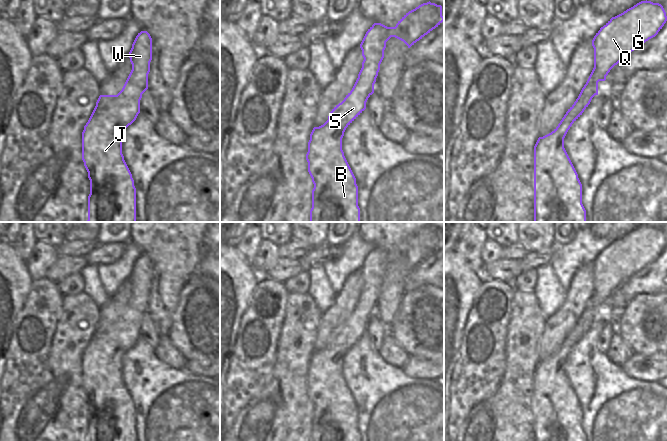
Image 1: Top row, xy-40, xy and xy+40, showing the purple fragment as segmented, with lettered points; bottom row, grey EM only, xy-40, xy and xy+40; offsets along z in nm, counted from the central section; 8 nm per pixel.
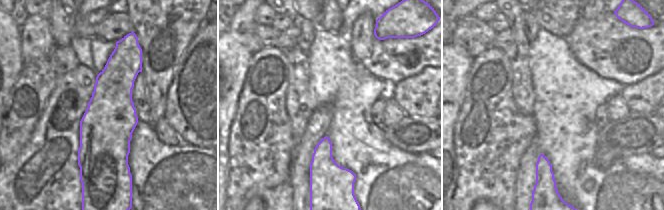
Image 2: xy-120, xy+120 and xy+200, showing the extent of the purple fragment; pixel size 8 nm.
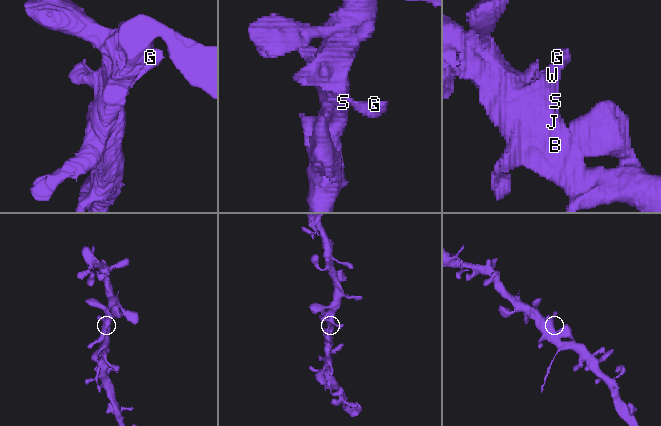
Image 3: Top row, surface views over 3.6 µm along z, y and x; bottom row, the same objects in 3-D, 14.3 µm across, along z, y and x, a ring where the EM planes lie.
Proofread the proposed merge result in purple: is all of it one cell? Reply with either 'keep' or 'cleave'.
keep

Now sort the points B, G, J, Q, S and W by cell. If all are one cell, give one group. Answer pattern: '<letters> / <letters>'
B G J Q S W

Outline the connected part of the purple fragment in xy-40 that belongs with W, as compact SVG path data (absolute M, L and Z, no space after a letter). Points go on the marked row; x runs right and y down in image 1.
M147 31L136 36L128 54L132 70L117 95L100 95L82 132L82 160L90 180L87 222L136 222L136 188L122 154L122 134L140 113L142 94L148 89L152 38Z

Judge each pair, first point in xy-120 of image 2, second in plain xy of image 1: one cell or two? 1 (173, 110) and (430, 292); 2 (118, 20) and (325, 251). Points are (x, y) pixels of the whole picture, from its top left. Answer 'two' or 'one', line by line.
1: one
2: one

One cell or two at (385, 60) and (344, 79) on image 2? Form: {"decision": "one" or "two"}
{"decision": "two"}

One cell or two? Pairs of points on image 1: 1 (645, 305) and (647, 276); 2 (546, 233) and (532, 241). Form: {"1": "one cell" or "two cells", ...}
{"1": "two cells", "2": "one cell"}

